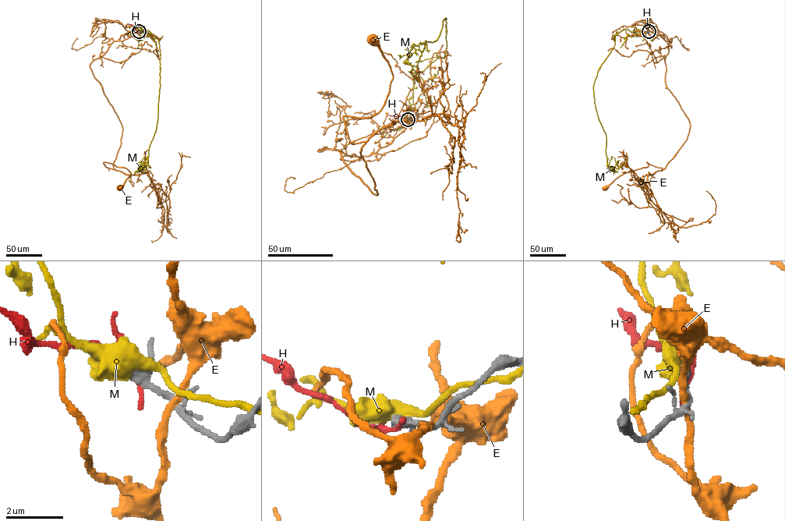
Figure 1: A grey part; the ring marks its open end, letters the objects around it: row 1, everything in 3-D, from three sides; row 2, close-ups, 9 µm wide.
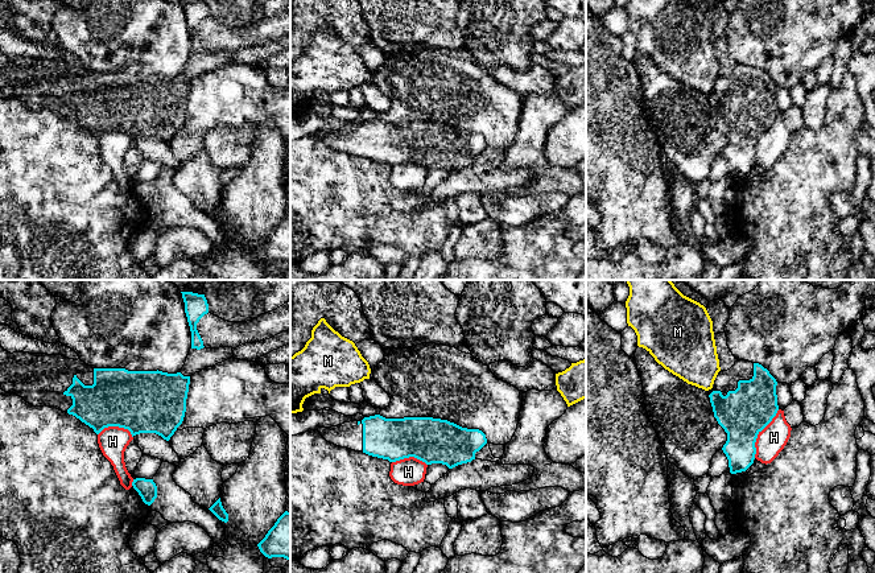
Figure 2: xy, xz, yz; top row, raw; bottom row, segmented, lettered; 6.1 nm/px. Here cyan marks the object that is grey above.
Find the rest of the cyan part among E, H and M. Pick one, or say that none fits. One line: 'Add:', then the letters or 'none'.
Add: none

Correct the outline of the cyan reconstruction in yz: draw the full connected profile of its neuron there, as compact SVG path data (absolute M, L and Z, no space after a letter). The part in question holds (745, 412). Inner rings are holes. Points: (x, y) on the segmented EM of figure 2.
M736 360L730 370L718 372L709 397L714 417L727 433L722 450L729 459L731 474L746 471L754 463L758 434L779 411L776 386L776 379L767 368L748 360Z

